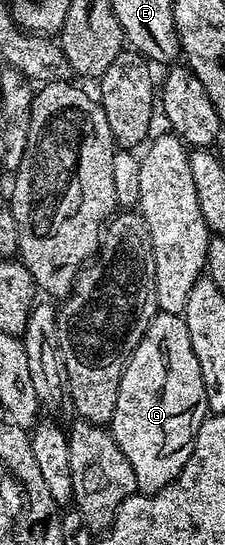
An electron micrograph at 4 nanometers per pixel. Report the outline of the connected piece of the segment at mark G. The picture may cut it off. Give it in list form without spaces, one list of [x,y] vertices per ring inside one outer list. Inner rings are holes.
[[[158,311],[149,322],[141,342],[135,347],[133,354],[127,360],[125,370],[121,374],[121,386],[117,390],[117,406],[113,410],[113,418],[109,425],[109,431],[113,434],[117,446],[121,446],[121,454],[125,454],[125,458],[129,458],[129,466],[133,466],[133,478],[137,478],[137,489],[140,493],[159,492],[179,477],[185,462],[189,462],[189,454],[193,450],[193,442],[197,438],[197,430],[201,430],[203,421],[207,419],[208,415],[209,409],[205,398],[205,382],[201,382],[201,366],[197,366],[197,354],[193,354],[193,342],[189,342],[189,326],[183,321],[183,317],[180,314]]]

